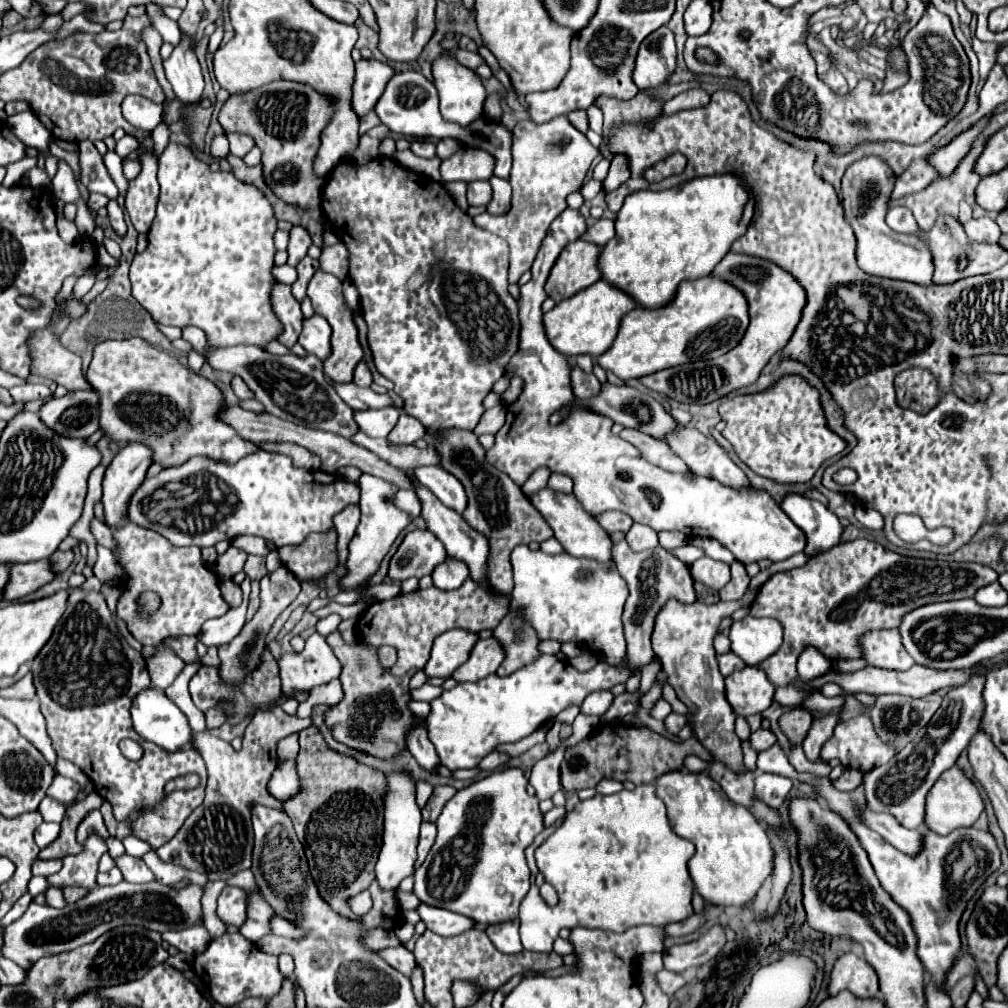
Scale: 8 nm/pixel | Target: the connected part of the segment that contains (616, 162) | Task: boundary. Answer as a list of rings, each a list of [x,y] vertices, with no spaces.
[[[614,156],[612,164],[610,164],[610,170],[608,170],[608,176],[602,182],[602,188],[604,188],[604,192],[612,192],[620,184],[624,184],[628,178],[630,178],[628,162],[624,160],[624,156]]]

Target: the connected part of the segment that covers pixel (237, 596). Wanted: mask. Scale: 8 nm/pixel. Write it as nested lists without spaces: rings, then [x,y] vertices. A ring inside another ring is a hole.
[[[224,578],[220,582],[220,590],[222,590],[222,596],[230,608],[238,608],[242,604],[242,590],[230,578]]]

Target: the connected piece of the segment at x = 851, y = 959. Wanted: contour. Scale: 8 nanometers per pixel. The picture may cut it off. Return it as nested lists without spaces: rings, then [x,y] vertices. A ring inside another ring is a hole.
[[[848,952],[836,960],[836,966],[830,976],[828,992],[836,996],[842,990],[850,990],[858,998],[872,998],[878,994],[878,976],[876,970],[856,954]]]

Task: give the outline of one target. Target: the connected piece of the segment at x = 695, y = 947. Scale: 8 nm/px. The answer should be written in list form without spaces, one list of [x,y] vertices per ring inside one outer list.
[[[716,924],[694,942],[670,946],[668,950],[664,950],[664,968],[672,972],[698,968],[708,960],[712,960],[712,956],[716,956],[716,952],[720,952],[722,946],[724,946],[724,930],[722,926]]]

